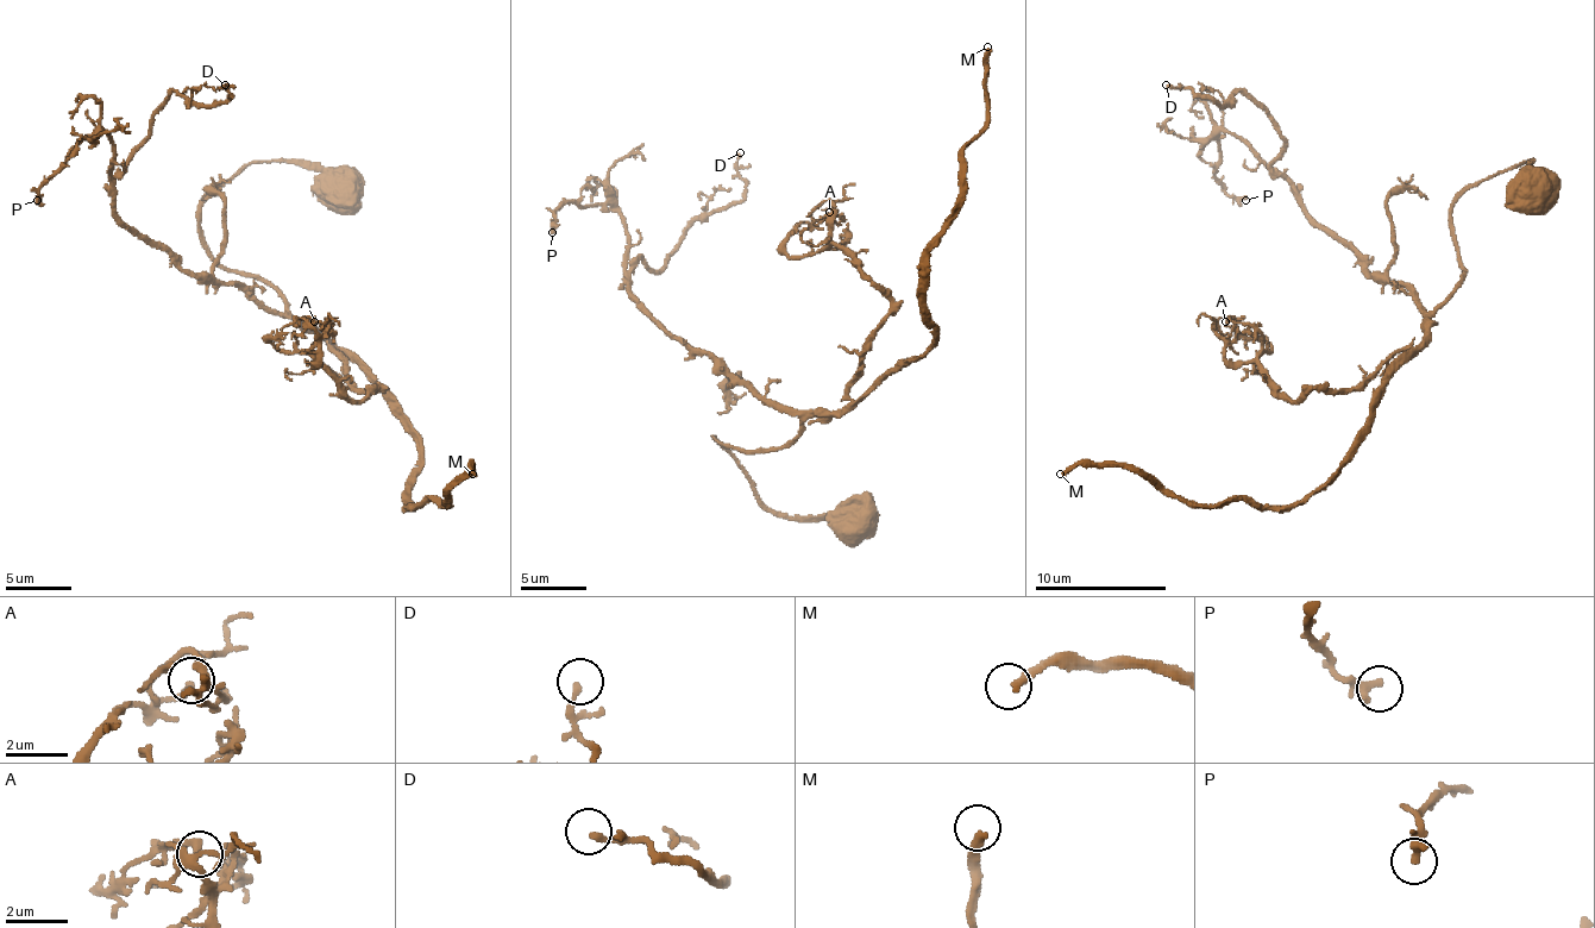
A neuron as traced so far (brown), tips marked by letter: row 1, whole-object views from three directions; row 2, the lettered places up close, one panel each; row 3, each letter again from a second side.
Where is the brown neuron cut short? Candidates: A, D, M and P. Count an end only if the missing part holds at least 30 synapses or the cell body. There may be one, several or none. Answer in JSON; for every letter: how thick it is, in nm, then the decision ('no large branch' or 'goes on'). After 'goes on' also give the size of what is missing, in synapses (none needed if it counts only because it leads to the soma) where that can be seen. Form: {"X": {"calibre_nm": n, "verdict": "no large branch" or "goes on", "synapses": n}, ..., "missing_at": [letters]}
{"A": {"calibre_nm": 240, "verdict": "no large branch"}, "D": {"calibre_nm": 180, "verdict": "no large branch"}, "M": {"calibre_nm": 240, "verdict": "goes on", "synapses": 400}, "P": {"calibre_nm": 320, "verdict": "no large branch"}, "missing_at": ["M"]}

